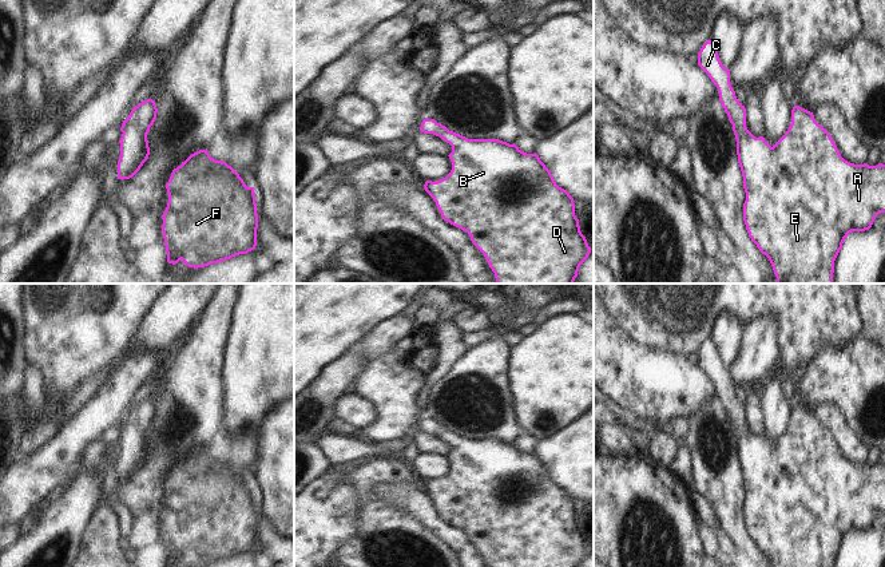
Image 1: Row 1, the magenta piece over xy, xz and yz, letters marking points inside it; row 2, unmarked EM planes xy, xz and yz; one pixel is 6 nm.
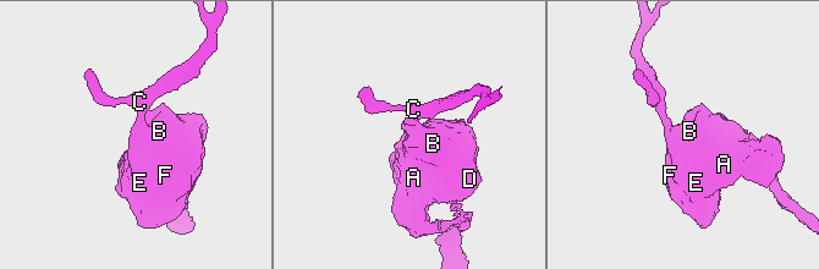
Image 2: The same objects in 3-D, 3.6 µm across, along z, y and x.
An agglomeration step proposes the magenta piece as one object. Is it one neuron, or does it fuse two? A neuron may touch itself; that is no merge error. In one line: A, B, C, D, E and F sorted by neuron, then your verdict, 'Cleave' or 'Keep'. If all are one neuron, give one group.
Groups: A B C D E F. Keep

